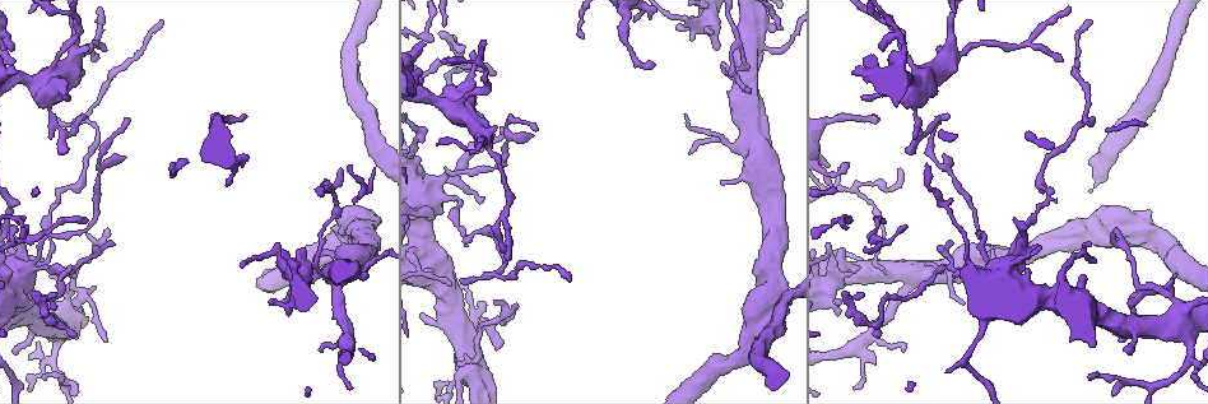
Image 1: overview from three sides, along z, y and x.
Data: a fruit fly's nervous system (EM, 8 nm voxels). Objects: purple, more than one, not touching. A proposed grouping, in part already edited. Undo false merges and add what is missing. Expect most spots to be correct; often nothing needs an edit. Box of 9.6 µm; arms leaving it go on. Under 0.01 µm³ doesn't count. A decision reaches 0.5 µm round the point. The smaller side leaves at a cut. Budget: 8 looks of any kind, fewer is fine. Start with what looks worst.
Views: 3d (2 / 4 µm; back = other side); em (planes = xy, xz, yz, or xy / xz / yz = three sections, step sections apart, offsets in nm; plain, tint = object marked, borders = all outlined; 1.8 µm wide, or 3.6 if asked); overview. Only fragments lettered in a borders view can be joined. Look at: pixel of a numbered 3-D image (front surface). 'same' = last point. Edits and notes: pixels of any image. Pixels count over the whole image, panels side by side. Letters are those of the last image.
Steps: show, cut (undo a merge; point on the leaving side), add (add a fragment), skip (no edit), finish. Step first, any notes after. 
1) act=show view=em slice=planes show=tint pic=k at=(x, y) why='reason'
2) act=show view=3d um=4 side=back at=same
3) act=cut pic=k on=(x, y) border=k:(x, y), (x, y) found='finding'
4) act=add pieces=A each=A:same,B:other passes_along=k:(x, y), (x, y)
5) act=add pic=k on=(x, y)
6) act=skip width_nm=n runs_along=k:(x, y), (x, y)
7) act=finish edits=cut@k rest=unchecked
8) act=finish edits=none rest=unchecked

act=show view=3d um=2 pic=1 at=(1147, 285) why='sharp bend'

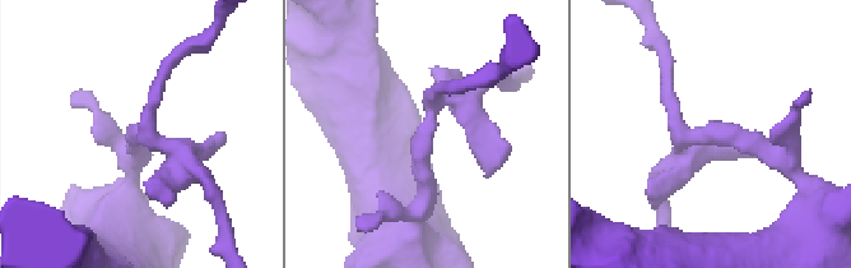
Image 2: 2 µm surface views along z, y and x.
act=show view=em um=3.6 slice=xz step=4 show=borders pic=2 at=(703, 133)

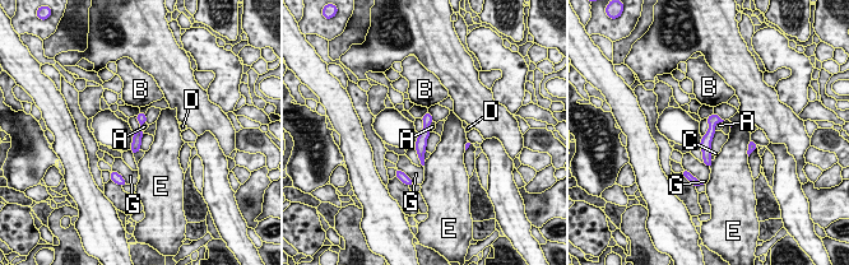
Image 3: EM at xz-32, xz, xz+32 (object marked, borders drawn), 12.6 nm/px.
act=skip each=A:other,B:other,C:other,D:other,E:other,G:other border=3:(715, 131), (711, 139), (710, 153) found='all the same neuron'

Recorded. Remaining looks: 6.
act=show view=3d um=4 pic=1 at=(745, 96) why='sharp bend'

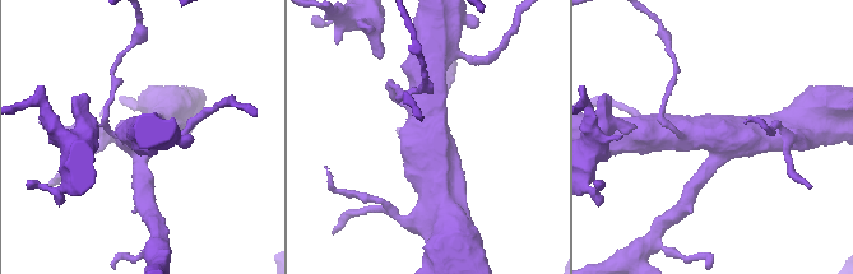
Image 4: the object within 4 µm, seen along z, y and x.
act=show view=em um=3.6 slice=yz step=8 show=tint pic=4 at=(716, 151)

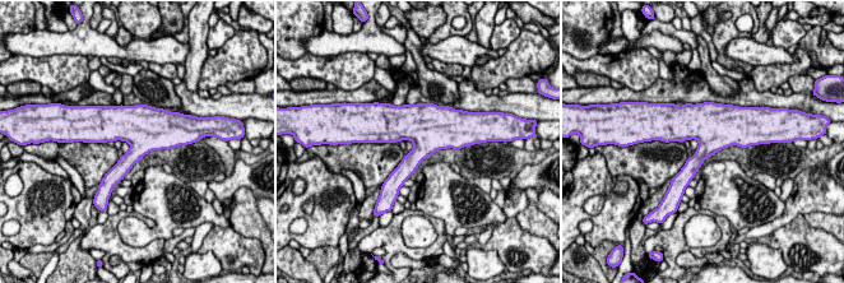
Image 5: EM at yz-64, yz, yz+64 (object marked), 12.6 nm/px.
act=show view=em um=3.6 slice=planes show=borders at=same why='cut it another way'

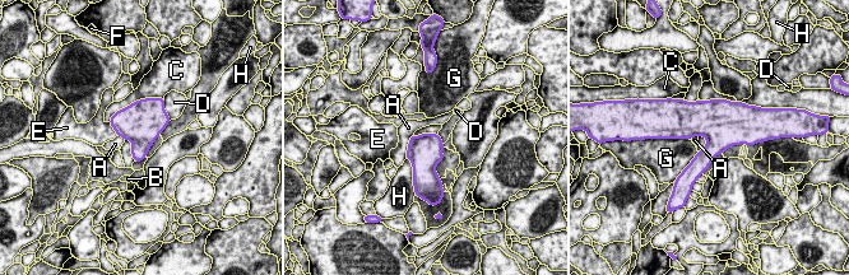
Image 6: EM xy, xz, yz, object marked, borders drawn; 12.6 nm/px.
act=skip each=A:other,B:other,C:other,D:other,E:other,F:other,G:other,H:other arms=4 border=6:(125, 139), (131, 144), (134, 161) found='all the same neuron'

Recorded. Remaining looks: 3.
act=show view=3d um=2 pic=1 at=(675, 26)

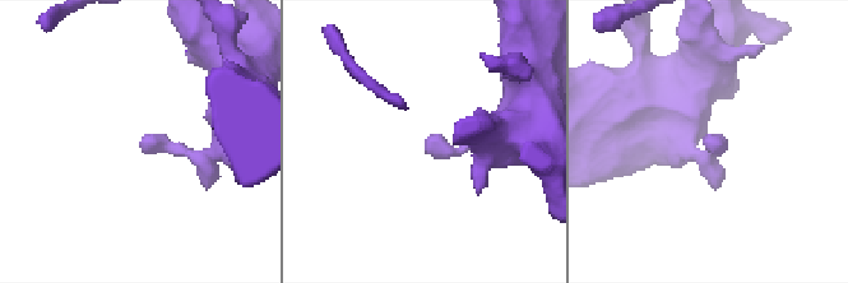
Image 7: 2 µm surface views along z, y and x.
act=show view=em slice=xy step=8 show=borders pic=7 at=(711, 152)

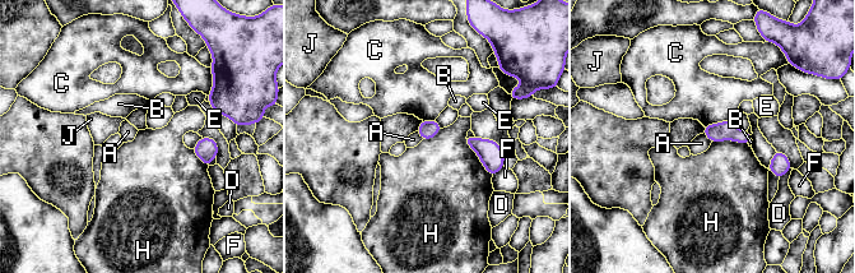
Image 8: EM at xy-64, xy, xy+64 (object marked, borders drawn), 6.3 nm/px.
act=skip each=A:other,B:other,C:other,D:other,E:other,F:other,H:other,J:other border=8:(465, 134), (464, 142), (492, 176) found='no lettered fragment goes on from it'

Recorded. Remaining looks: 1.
act=show view=em slice=planes show=borders pic=1 at=(64, 97) why='free end'

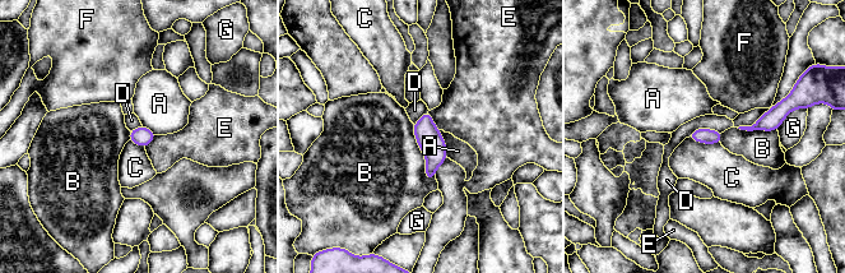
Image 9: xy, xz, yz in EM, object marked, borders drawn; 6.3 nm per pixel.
act=skip longest_contact=B:380nm each=A:other,B:other,C:other,D:other,E:other,F:other,G:other border=9:(723, 130), (696, 128), (686, 137) found='no lettered fragment goes on from it'

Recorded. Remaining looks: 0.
act=finish edits=none rest=unchecked

